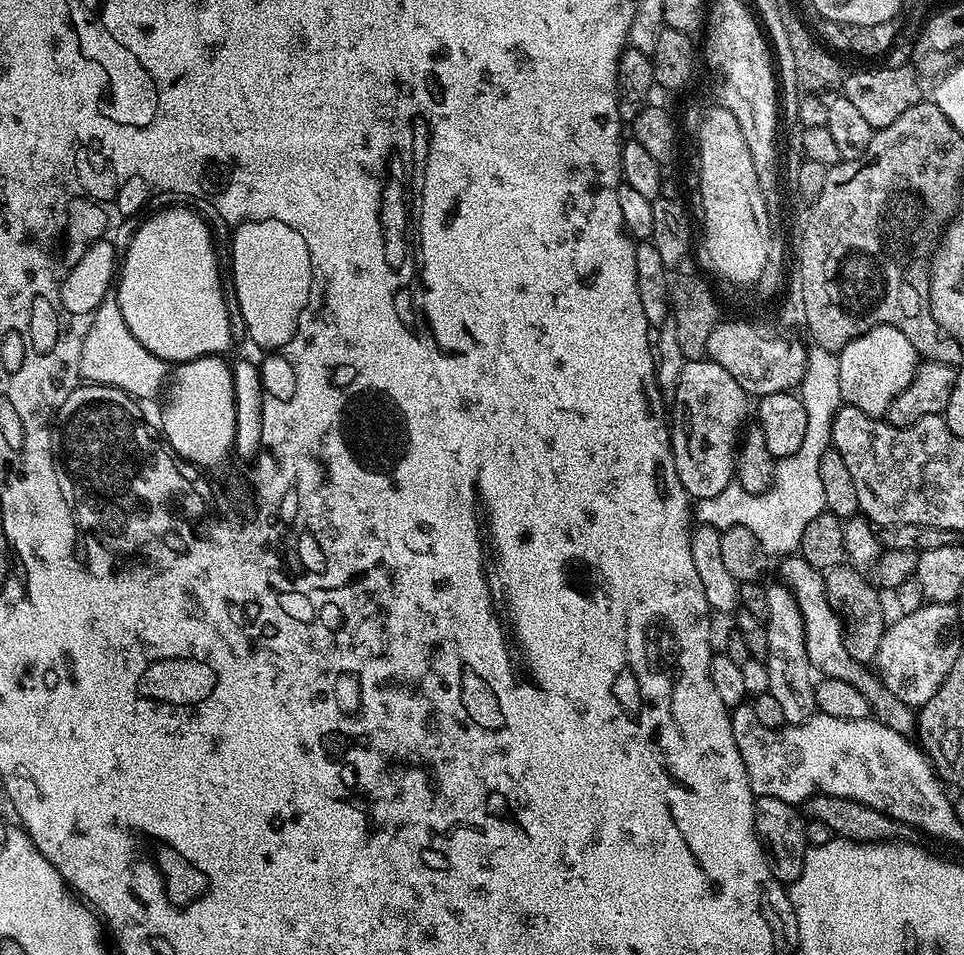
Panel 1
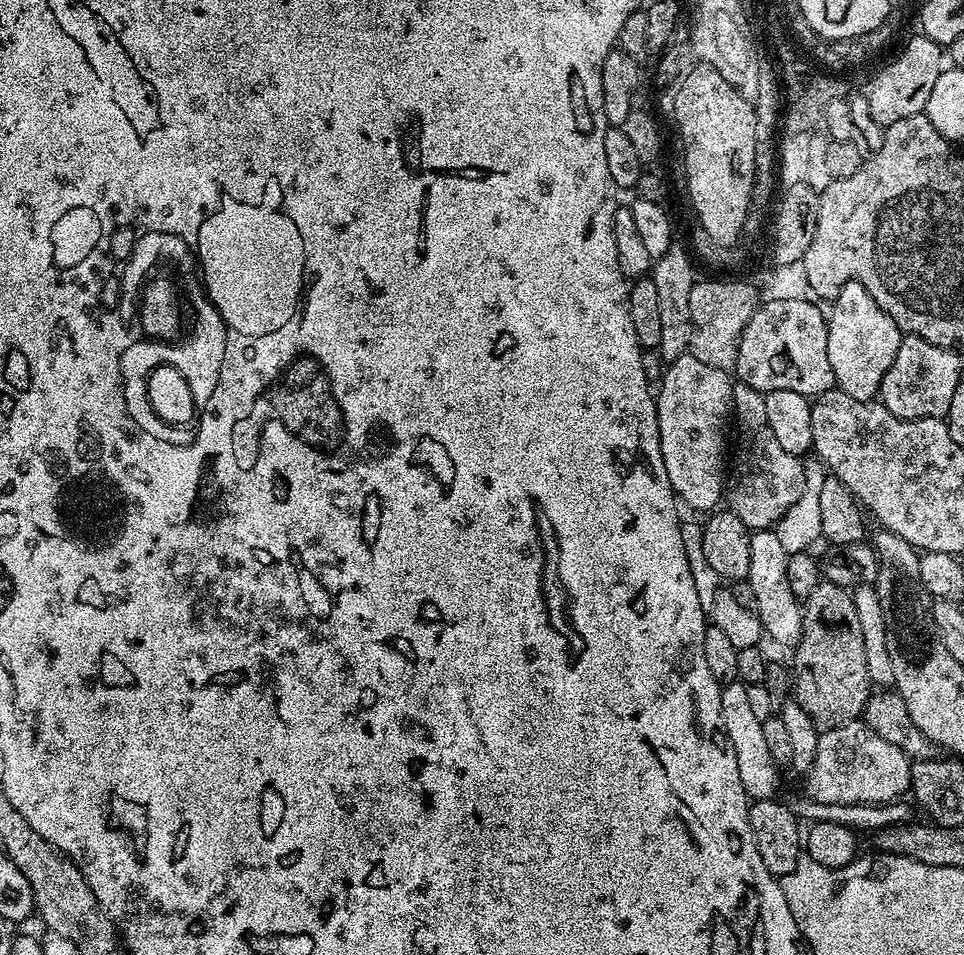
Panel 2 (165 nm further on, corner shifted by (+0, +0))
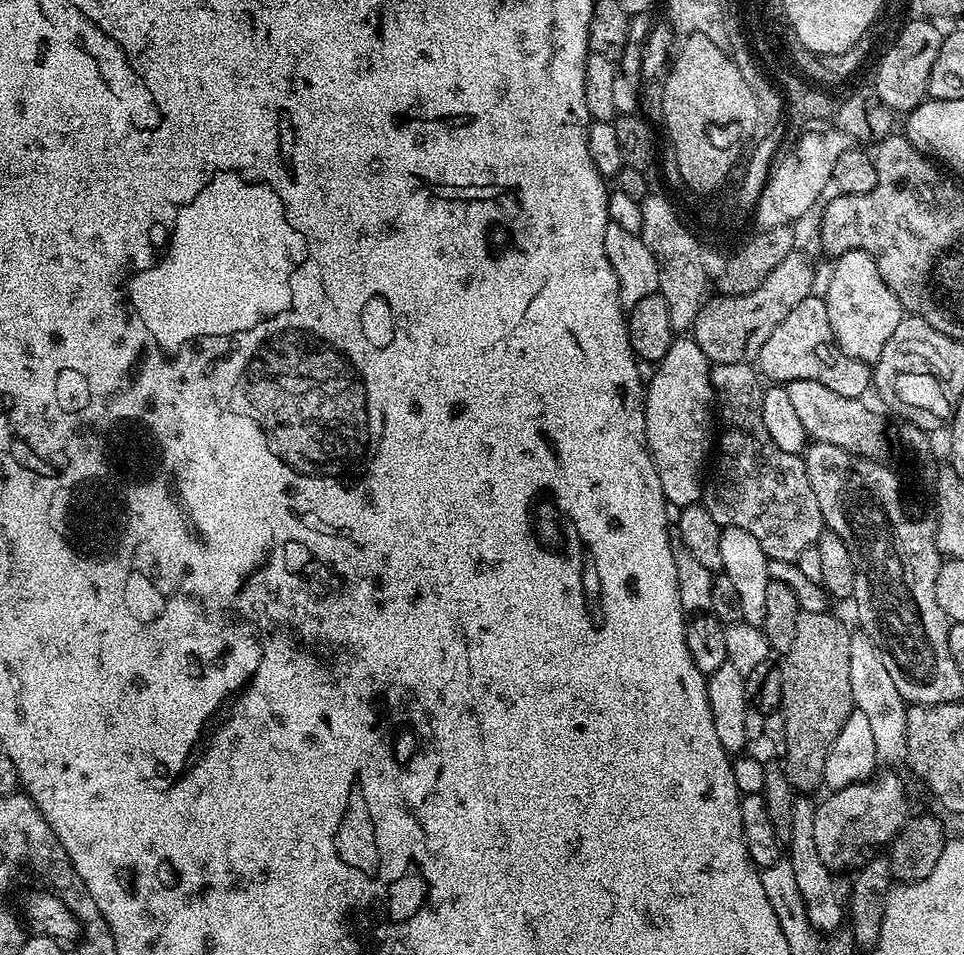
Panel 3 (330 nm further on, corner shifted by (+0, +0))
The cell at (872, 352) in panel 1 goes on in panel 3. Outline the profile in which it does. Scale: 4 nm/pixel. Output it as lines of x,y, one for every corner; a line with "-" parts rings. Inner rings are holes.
862,250
843,252
833,264
836,265
833,266
832,277
828,280
828,292
823,293
832,339
850,358
858,358
869,366
875,365
886,347
886,342
890,342
890,334
894,334
898,322
904,319
904,307
898,302
894,290
890,290
890,286
882,282
882,274
878,274
878,266
870,254

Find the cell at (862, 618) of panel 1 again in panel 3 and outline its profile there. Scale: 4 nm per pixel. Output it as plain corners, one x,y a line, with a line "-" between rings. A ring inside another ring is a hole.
801,611
798,618
798,630
794,634
794,646
783,653
784,660
778,665
782,678
782,702
784,713
784,733
786,742
782,749
784,764
782,771
792,783
793,789
800,794
812,794
816,787
824,784
826,754
834,746
834,738
842,730
848,715
854,711
850,690
850,644
852,632
836,616
828,612

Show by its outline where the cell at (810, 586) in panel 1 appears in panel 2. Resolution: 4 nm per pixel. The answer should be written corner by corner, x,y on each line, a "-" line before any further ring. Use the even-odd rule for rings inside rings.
756,530
750,535
750,574
748,581
754,586
756,615
760,617
763,635
776,644
795,646
802,638
804,613
801,601
790,590
788,581
788,557
775,531

